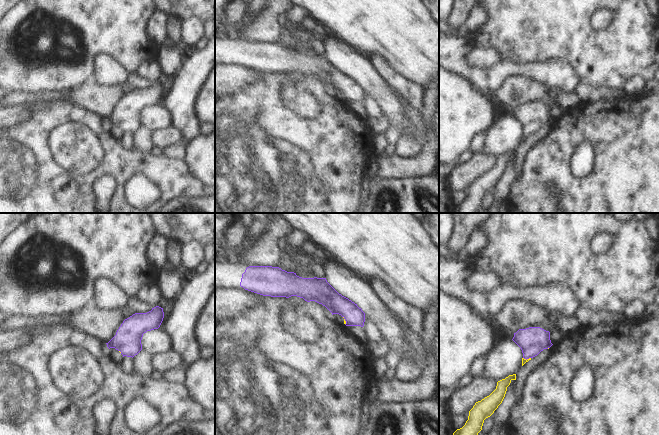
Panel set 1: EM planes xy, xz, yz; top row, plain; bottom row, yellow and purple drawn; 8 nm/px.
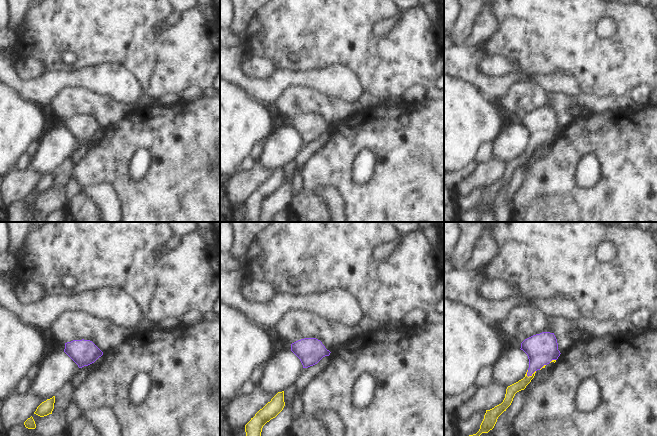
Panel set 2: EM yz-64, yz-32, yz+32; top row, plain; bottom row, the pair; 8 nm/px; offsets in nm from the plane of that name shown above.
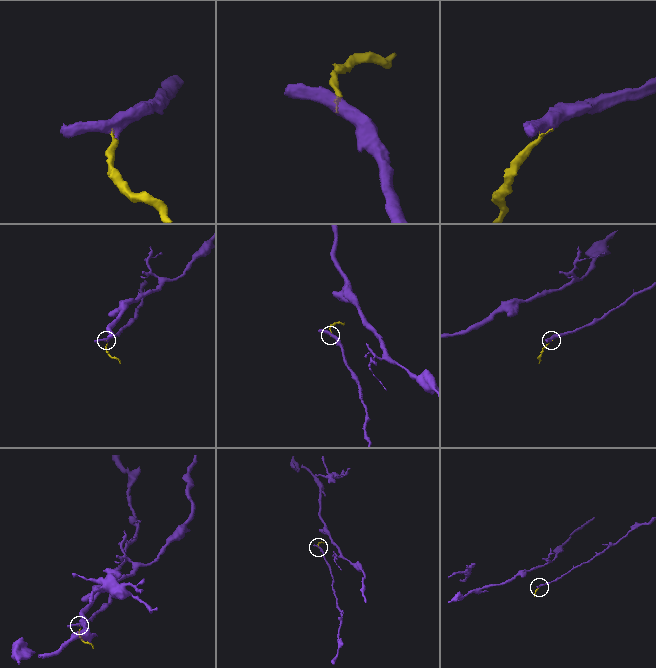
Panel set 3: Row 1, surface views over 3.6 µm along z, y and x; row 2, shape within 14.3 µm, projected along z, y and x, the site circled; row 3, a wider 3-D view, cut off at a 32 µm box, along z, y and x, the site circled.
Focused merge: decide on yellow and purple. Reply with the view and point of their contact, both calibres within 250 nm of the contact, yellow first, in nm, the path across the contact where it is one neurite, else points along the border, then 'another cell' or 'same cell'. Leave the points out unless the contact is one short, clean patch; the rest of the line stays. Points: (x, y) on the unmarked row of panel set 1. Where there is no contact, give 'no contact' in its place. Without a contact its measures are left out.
meets yellow in yz at (527, 135); 40 nm thick on the yellow side, 220 nm on the other; runs through yz (524, 137), (527, 135), (532, 116); same cell

